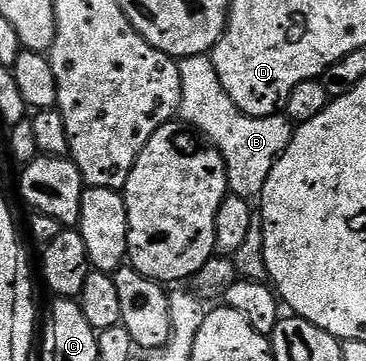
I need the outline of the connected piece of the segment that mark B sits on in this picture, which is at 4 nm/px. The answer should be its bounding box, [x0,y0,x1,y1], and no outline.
[178,57,295,198]

